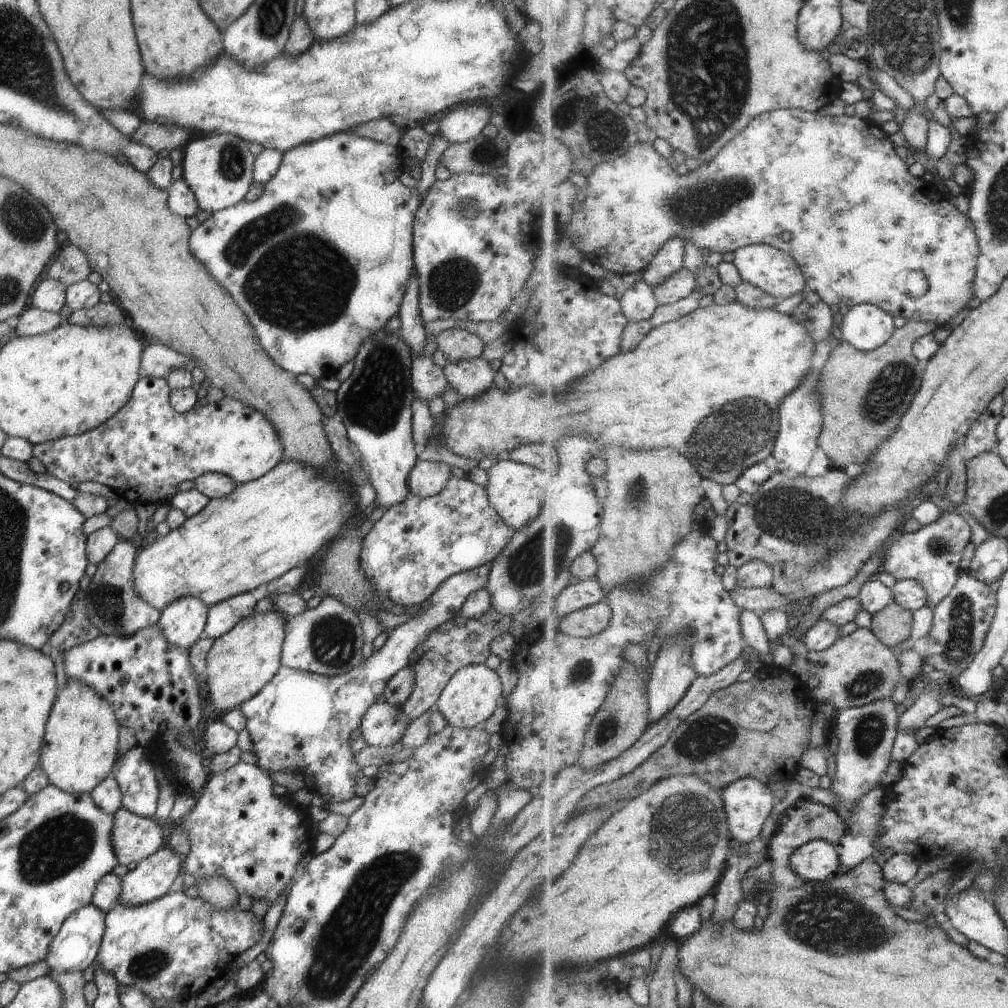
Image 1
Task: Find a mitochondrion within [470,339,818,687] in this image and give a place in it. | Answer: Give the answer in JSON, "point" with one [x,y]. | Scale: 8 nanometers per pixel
{"point":[728,435]}

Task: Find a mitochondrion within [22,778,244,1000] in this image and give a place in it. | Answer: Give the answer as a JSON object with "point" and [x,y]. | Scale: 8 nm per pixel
{"point":[147,966]}

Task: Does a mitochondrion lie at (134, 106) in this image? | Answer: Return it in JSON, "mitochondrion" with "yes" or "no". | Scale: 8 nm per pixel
{"mitochondrion":"no"}

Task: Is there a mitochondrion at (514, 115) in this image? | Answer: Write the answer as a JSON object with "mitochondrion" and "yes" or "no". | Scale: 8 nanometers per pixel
{"mitochondrion":"no"}

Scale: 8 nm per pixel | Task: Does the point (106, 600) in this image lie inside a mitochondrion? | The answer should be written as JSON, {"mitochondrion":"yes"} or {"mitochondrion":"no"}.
{"mitochondrion":"yes"}

